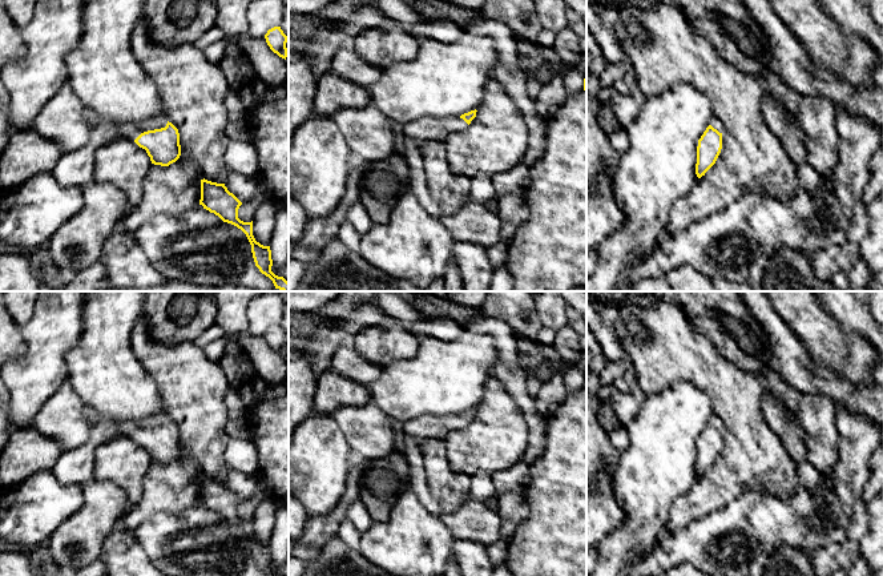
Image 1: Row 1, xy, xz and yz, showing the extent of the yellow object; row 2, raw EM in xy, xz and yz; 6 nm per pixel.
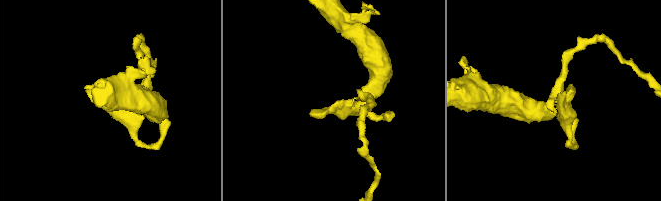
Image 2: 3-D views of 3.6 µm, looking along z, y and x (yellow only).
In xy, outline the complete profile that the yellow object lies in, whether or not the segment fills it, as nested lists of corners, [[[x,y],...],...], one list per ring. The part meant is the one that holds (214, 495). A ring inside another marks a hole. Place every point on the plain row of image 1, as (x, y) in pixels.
[[[205,476],[201,478],[199,503],[210,511],[218,513],[223,520],[237,524],[246,532],[251,543],[255,564],[262,572],[269,576],[283,576],[271,569],[273,557],[270,544],[263,544],[255,539],[253,533],[253,519],[243,520],[238,516],[238,507],[242,500],[227,488],[225,482],[211,480]]]

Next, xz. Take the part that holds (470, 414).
[[[475,407],[455,416],[420,416],[406,422],[399,434],[398,450],[402,450],[404,439],[412,439],[419,447],[432,439],[445,439],[451,431],[465,427],[476,410]]]

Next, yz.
[[[713,416],[698,438],[695,462],[695,472],[698,476],[705,474],[705,471],[715,462],[722,447],[722,432],[722,422]]]

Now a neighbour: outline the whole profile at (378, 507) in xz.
[[[360,487],[359,500],[364,504],[372,521],[386,521],[390,517],[391,508],[395,503],[395,498],[376,496],[366,487]]]

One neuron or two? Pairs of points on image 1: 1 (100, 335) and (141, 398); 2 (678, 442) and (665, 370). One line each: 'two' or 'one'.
1: one
2: two

